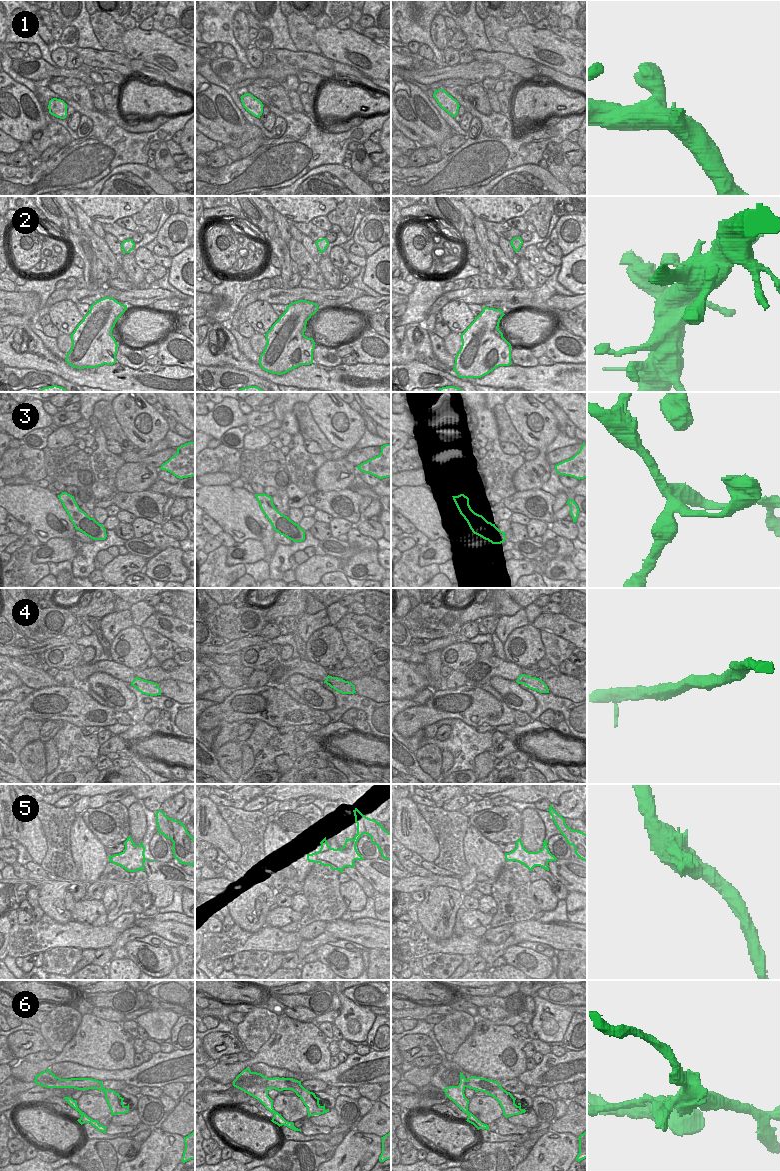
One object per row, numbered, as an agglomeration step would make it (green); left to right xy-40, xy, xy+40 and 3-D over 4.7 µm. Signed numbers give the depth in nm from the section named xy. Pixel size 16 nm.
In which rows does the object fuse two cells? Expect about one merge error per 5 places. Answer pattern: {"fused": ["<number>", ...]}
{"fused": ["6"]}

